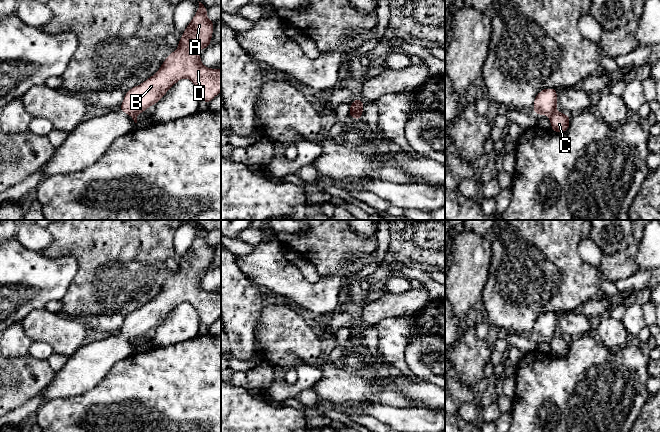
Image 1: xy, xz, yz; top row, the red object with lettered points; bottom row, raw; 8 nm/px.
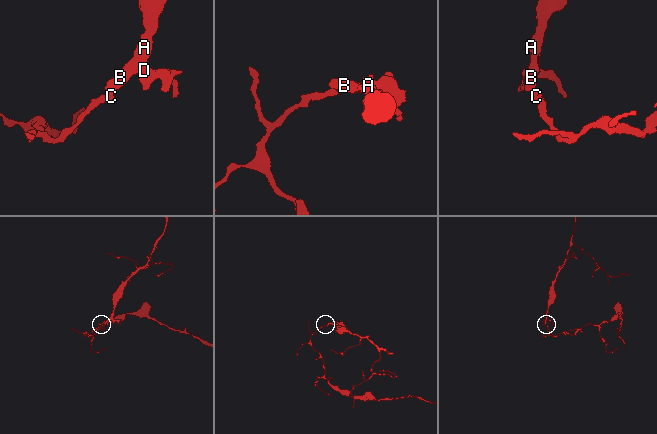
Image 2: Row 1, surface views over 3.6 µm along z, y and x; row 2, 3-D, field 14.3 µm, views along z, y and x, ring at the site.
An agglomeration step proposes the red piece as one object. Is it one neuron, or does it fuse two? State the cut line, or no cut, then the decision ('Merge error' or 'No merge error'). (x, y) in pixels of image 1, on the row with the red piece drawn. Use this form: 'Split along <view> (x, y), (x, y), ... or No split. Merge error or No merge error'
Split along yz (554, 110), (548, 115). Merge error

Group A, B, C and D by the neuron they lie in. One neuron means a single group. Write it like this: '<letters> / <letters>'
A B D / C

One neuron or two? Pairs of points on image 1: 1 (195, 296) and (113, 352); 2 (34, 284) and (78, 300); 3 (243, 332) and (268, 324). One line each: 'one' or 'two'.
1: one
2: two
3: two

